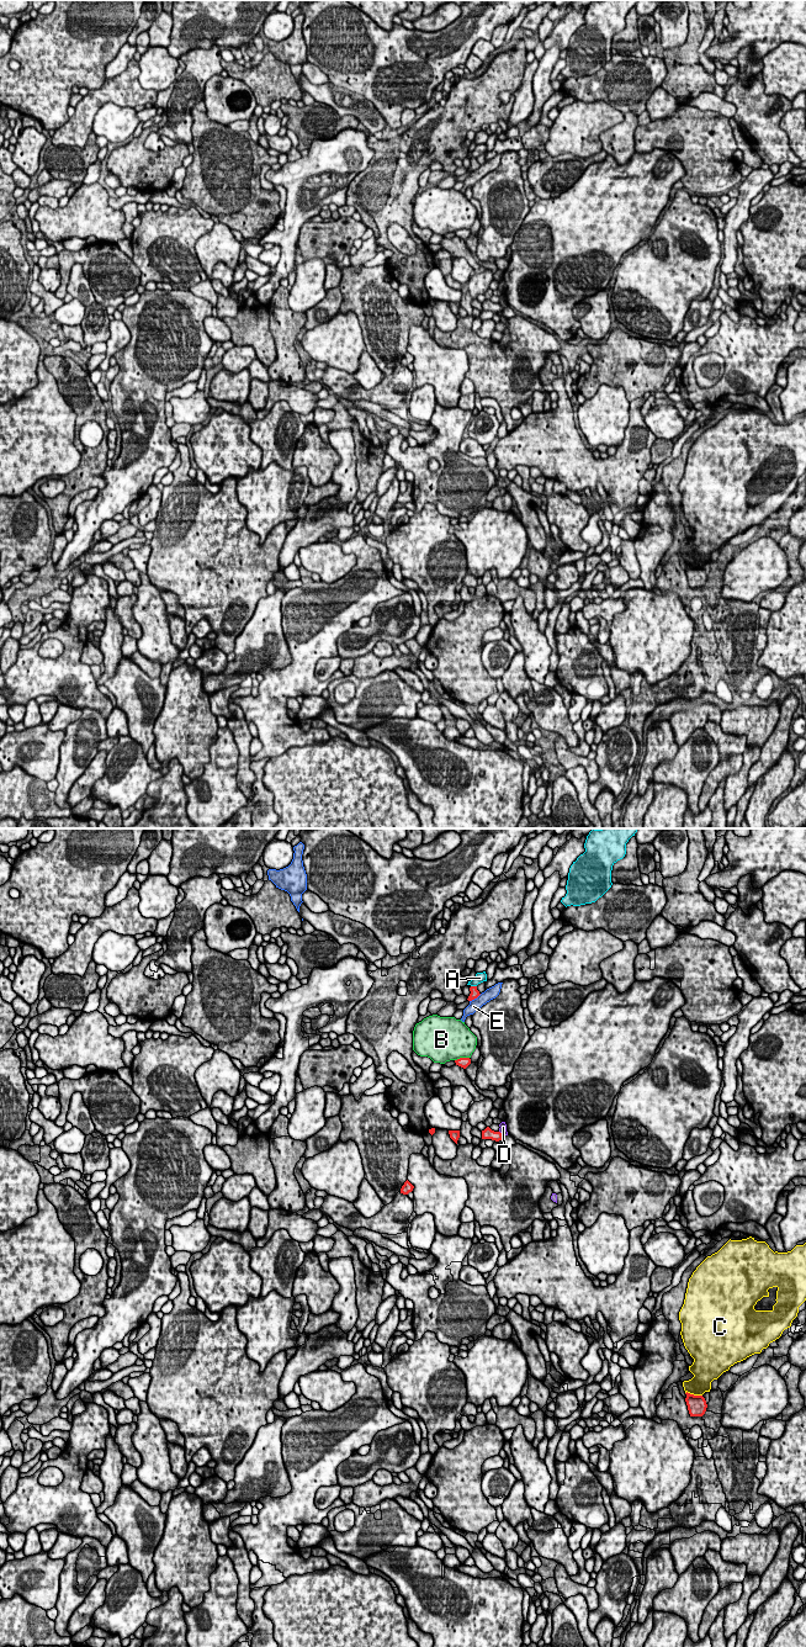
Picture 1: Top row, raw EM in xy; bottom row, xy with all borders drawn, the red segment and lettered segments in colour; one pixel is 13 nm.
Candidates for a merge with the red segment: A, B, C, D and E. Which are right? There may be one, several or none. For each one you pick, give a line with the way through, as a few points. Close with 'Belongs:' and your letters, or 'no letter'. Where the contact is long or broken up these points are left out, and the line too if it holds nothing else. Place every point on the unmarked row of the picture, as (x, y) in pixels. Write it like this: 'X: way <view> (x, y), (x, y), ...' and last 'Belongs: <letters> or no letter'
Belongs: no letter

